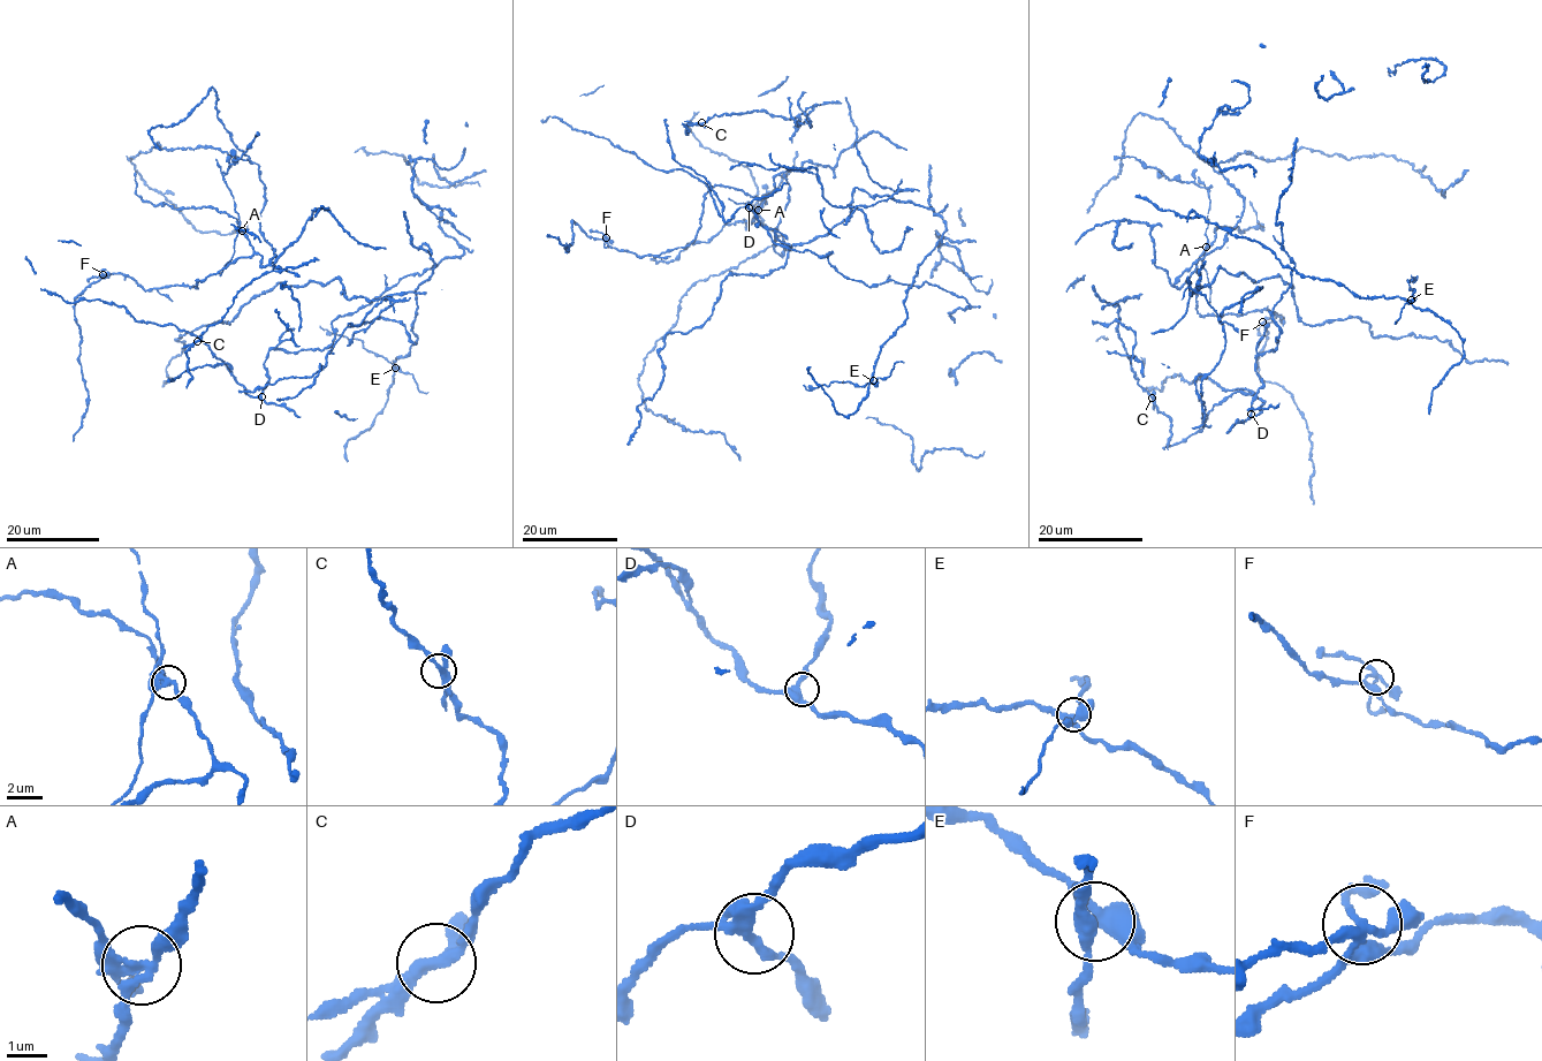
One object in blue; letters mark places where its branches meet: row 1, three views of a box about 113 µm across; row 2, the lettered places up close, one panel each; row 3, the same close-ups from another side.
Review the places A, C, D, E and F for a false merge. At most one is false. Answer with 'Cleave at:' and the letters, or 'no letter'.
Cleave at: A

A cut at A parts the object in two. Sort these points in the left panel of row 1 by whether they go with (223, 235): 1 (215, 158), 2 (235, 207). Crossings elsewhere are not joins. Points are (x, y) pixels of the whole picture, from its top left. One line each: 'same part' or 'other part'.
1: other part
2: other part

